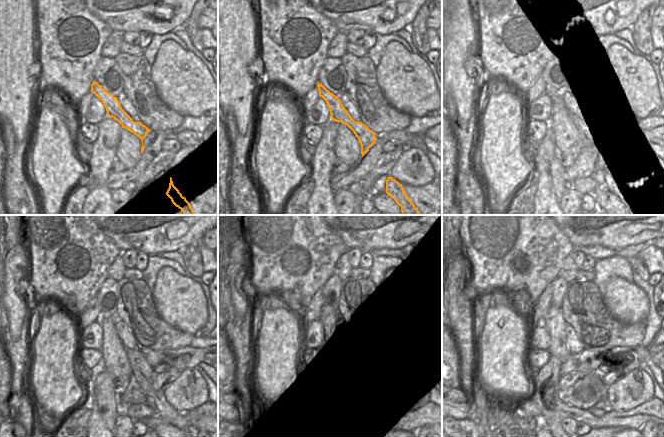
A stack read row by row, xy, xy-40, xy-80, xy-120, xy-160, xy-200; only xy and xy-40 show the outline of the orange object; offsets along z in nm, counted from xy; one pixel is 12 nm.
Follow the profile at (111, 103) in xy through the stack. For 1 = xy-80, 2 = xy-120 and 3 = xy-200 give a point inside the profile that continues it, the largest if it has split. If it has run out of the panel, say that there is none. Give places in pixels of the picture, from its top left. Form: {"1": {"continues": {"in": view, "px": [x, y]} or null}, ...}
{"1": {"continues": {"in": "xy-80", "px": [590, 139]}}, "2": {"continues": {"in": "xy-120", "px": [143, 371]}}, "3": {"continues": {"in": "xy-200", "px": [604, 390]}}}

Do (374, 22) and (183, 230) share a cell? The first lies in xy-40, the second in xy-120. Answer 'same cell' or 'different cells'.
same cell

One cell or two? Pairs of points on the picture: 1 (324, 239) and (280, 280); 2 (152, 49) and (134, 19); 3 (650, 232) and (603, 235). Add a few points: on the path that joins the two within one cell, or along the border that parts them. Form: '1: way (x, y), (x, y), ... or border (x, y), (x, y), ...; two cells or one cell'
1: way (313, 249), (291, 269); one cell
2: border (173, 31), (152, 34); two cells
3: way (638, 232), (615, 232); one cell

